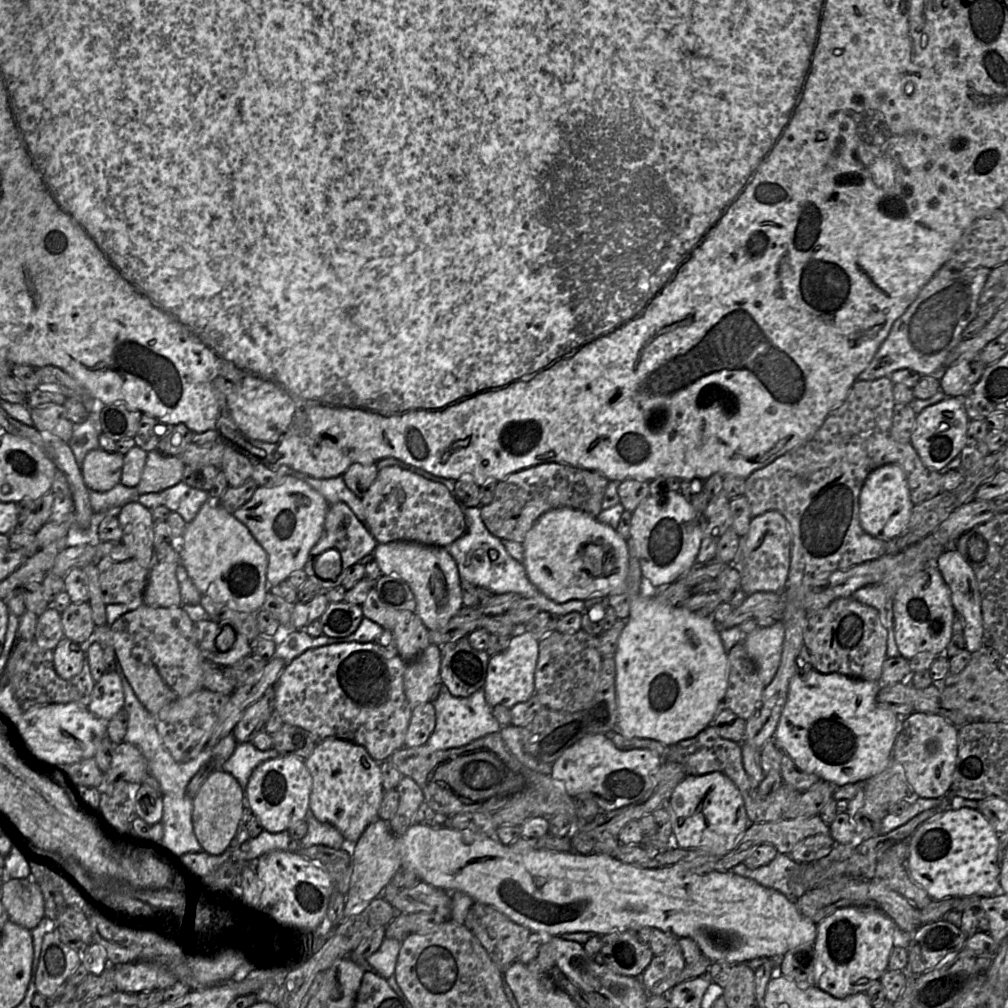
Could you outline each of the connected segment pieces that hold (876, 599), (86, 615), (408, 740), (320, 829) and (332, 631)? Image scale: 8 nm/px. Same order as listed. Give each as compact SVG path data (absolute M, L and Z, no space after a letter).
M867 585L857 589L851 597L878 611L881 624L887 630L887 658L901 657L894 638L894 596L883 585Z
M71 602L61 613L61 623L65 637L79 644L87 640L96 627L88 602Z
M431 702L418 705L412 709L407 728L404 747L418 747L427 743L436 725L436 714Z
M309 810L306 817L308 831L300 840L301 848L309 848L314 845L324 845L334 849L351 849L353 844L347 844L337 828L328 823L319 822Z
M330 602L319 618L322 634L341 638L354 633L363 619L361 605L346 602Z

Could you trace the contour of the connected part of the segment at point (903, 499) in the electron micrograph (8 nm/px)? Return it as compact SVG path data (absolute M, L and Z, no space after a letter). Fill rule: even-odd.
M886 464L873 470L866 478L859 499L859 519L862 529L883 541L898 537L906 528L914 507L910 499L907 478L903 469Z

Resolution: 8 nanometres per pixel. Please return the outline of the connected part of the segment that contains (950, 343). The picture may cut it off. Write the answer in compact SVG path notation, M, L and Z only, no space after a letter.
M942 266L922 287L916 299L897 318L868 366L858 380L889 377L899 369L911 369L919 375L940 375L948 353L963 339L962 332L977 317L978 299L990 273L987 267L949 269Z

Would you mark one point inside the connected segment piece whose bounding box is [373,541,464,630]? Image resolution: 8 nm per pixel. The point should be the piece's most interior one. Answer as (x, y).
(432, 574)

